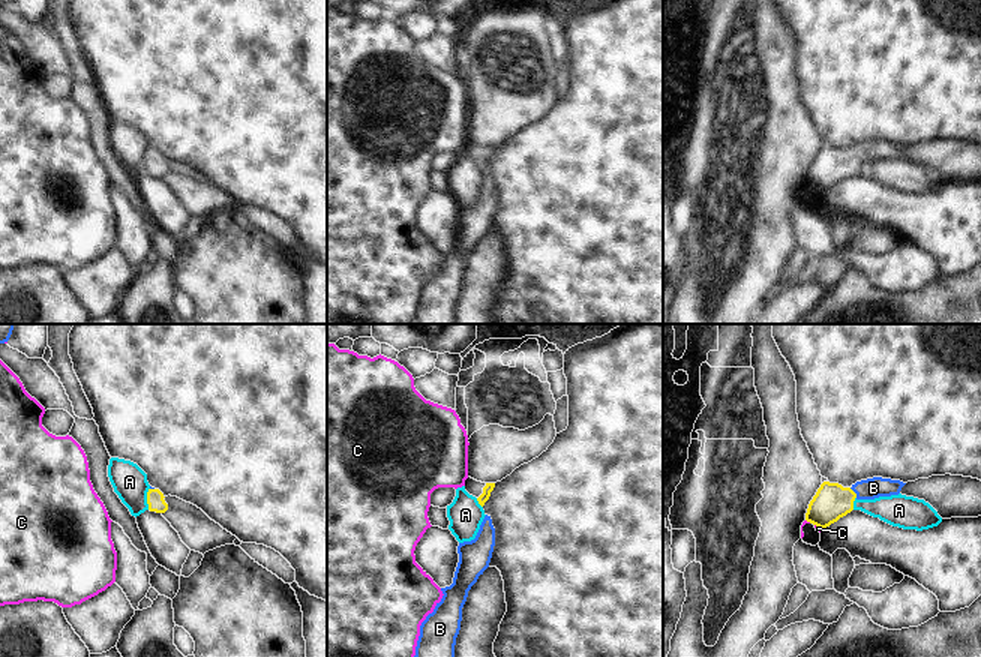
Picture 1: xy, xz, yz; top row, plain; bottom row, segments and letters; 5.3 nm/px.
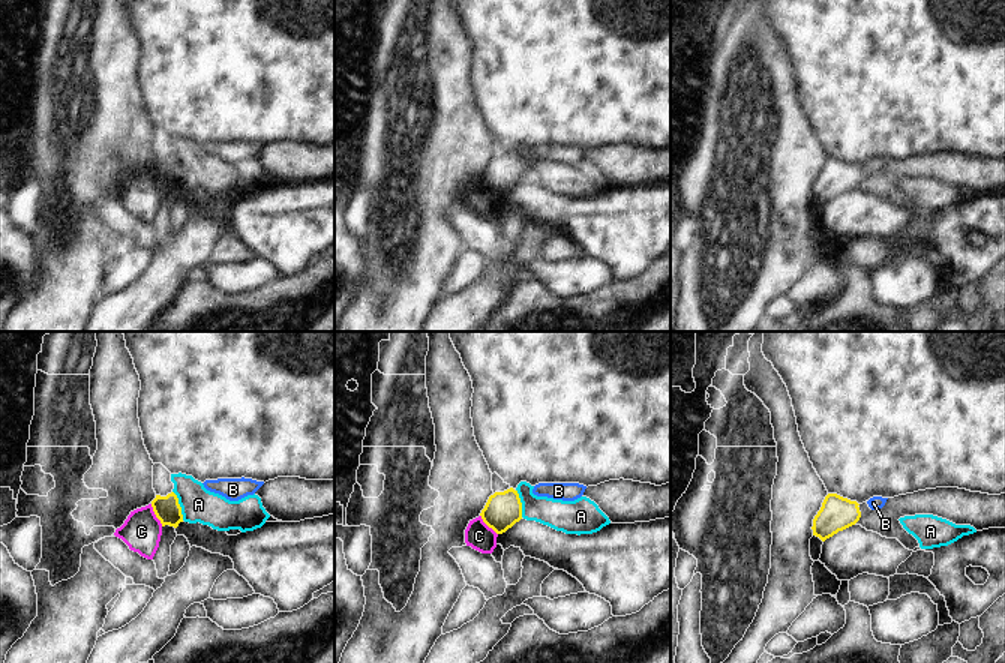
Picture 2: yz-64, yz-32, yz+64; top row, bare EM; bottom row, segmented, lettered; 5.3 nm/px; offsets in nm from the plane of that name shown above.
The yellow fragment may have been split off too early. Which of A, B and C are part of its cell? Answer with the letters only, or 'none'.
B

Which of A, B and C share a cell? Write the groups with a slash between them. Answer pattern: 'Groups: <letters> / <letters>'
Groups: A / B / C.

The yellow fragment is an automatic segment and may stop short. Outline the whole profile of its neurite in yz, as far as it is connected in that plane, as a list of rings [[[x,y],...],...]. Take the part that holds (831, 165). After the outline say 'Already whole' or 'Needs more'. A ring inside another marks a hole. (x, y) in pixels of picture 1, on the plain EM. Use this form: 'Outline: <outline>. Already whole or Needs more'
Outline: [[[882,141],[861,144],[850,152],[824,146],[808,168],[806,184],[824,194],[850,177],[855,164],[898,159],[904,148],[900,144]]]. Needs more.

